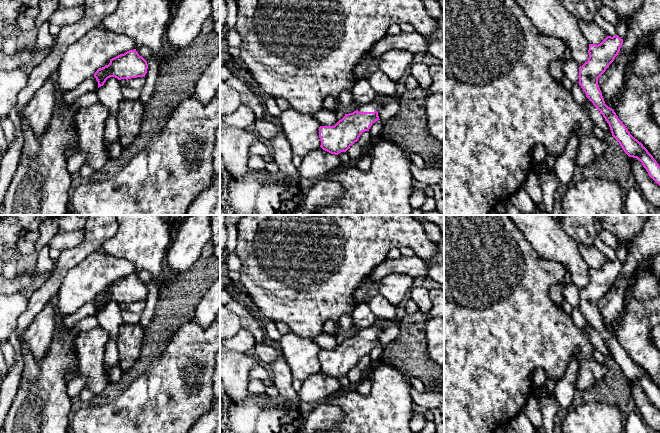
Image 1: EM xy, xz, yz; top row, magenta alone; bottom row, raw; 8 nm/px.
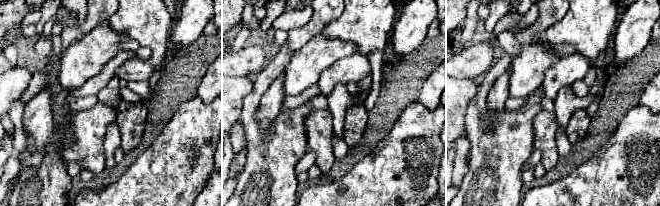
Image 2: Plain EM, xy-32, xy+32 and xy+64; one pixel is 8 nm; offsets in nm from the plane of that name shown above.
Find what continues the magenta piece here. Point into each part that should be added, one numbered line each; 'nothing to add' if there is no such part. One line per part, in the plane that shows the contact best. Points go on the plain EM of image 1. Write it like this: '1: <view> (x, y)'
1: xz (374, 329)

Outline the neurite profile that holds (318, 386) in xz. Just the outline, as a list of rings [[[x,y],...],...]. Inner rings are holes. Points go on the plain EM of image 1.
[[[319,371],[303,381],[298,394],[302,402],[312,404],[325,397],[330,398],[340,388],[341,386],[337,379],[331,378]]]

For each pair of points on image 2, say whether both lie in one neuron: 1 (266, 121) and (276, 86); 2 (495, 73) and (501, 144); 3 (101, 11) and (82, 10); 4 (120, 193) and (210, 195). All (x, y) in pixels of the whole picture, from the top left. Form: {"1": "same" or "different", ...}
{"1": "same", "2": "same", "3": "different", "4": "different"}

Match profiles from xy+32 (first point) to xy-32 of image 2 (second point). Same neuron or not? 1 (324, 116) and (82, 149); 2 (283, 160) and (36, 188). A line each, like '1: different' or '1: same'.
1: same
2: same

